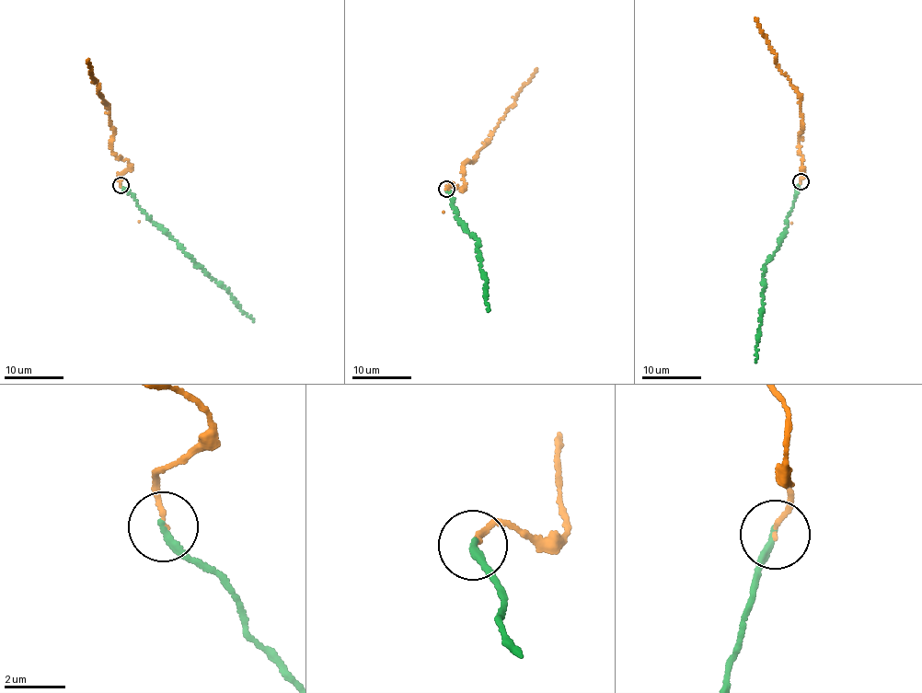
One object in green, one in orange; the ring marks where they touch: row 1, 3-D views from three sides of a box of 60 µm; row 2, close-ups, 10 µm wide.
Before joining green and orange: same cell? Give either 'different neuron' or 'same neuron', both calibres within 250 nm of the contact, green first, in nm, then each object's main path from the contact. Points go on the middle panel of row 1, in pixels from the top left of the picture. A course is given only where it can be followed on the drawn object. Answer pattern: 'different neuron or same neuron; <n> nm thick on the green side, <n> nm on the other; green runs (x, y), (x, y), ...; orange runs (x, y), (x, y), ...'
different neuron; 240 nm thick on the green side, 130 nm on the other; green runs (447, 190), (457, 219), (476, 240), (489, 311); orange runs (447, 190), (465, 186), (463, 164), (476, 158), (536, 70)

